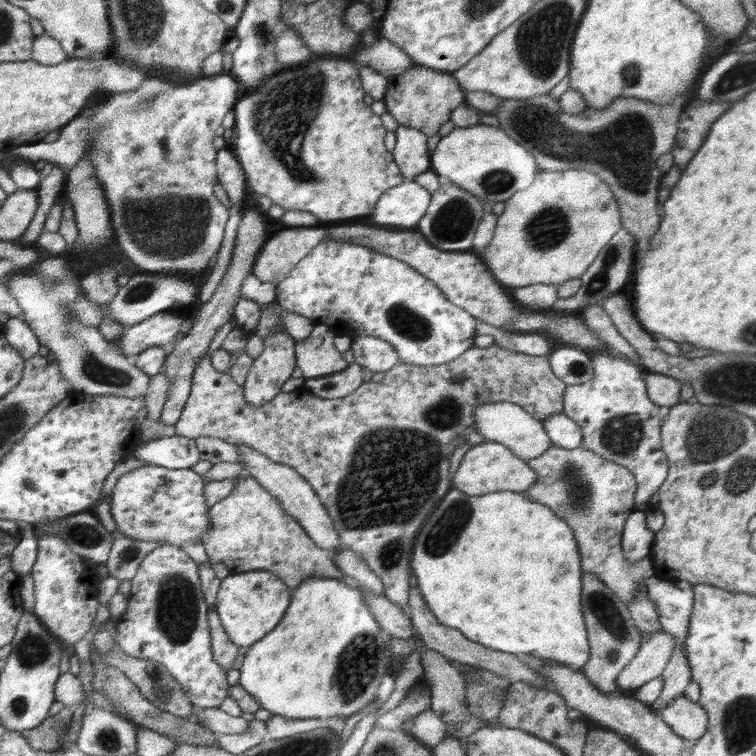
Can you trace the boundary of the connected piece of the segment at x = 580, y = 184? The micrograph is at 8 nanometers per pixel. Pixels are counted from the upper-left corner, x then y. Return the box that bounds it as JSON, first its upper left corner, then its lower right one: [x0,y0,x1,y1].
[478,169,621,289]

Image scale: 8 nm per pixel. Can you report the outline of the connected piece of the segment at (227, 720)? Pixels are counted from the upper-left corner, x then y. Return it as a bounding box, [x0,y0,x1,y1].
[192,708,248,734]

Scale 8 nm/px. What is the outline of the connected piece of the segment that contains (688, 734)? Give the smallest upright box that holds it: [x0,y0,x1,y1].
[659,693,708,741]

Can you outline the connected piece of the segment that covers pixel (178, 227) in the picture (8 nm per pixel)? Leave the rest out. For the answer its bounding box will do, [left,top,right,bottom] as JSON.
[6,71,242,278]

